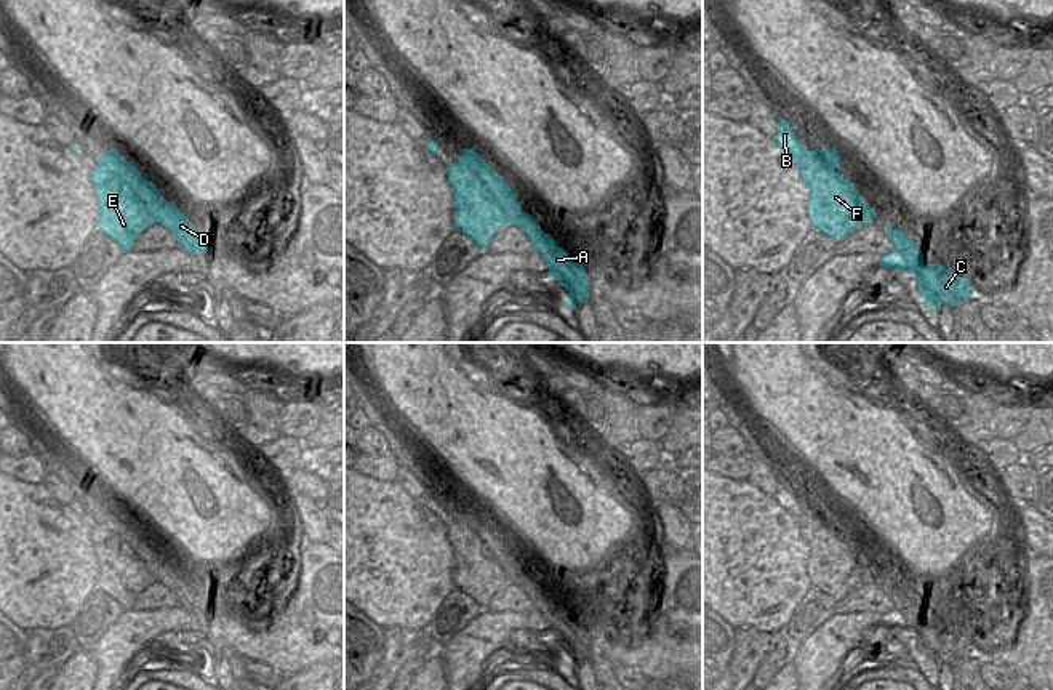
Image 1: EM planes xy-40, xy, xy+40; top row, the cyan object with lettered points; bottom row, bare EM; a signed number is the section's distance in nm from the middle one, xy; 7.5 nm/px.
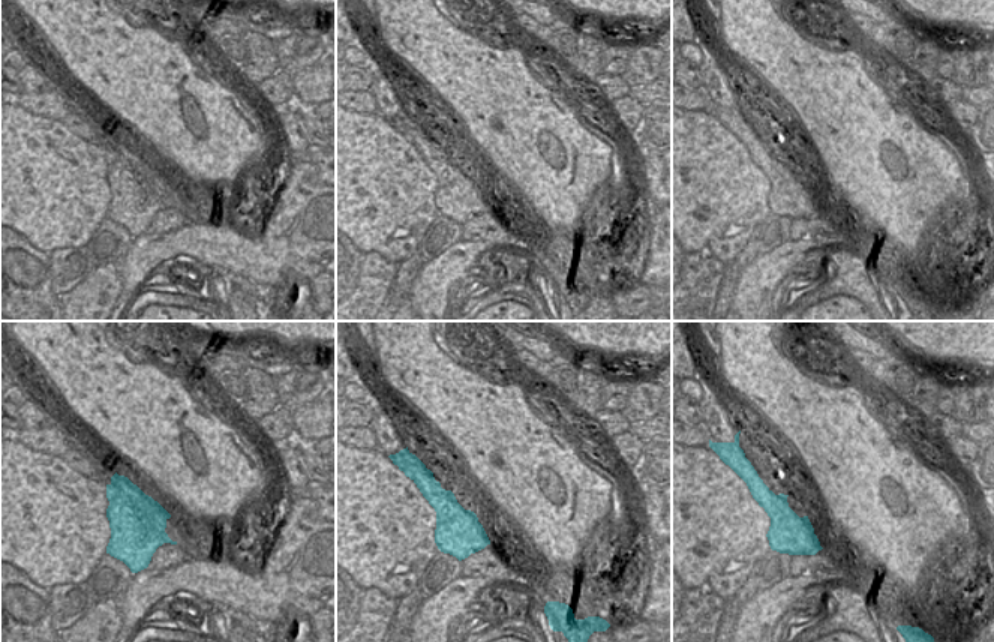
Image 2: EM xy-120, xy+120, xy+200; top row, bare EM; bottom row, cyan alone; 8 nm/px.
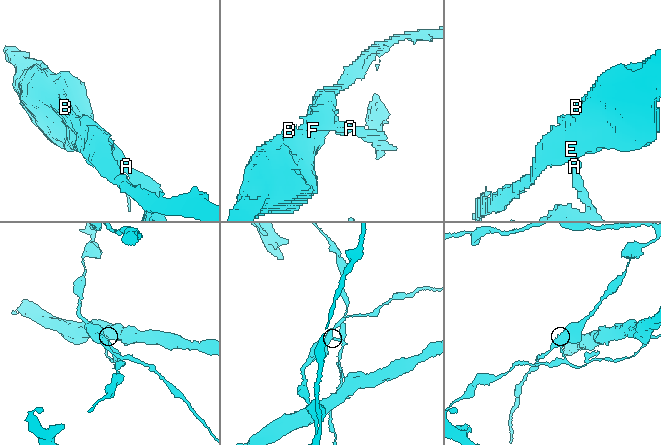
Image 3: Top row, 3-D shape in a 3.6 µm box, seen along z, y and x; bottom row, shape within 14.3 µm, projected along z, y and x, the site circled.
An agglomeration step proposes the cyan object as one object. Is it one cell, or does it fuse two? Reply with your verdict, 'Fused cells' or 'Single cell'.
Fused cells.

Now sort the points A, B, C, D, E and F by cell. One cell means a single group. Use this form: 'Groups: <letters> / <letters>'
Groups: A C / B D E F.

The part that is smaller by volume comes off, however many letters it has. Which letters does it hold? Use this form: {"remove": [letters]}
{"remove": ["A", "C"]}

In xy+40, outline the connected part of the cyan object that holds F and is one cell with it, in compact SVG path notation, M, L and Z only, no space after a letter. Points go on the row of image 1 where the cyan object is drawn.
M787 118L778 123L778 133L771 139L795 160L808 187L807 215L811 229L840 243L859 226L877 219L856 187L837 170L840 157L835 149L824 146L816 152L805 147Z

